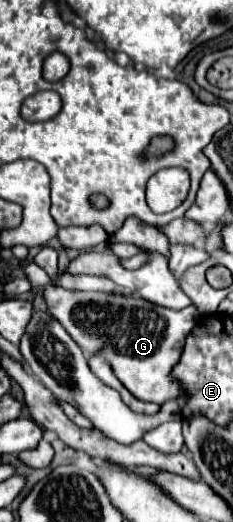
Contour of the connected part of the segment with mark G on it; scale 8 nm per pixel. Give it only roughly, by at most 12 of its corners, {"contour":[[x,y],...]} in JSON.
{"contour":[[31,261],[31,286],[87,353],[141,401],[179,395],[171,377],[197,307],[133,293],[67,291]]}

